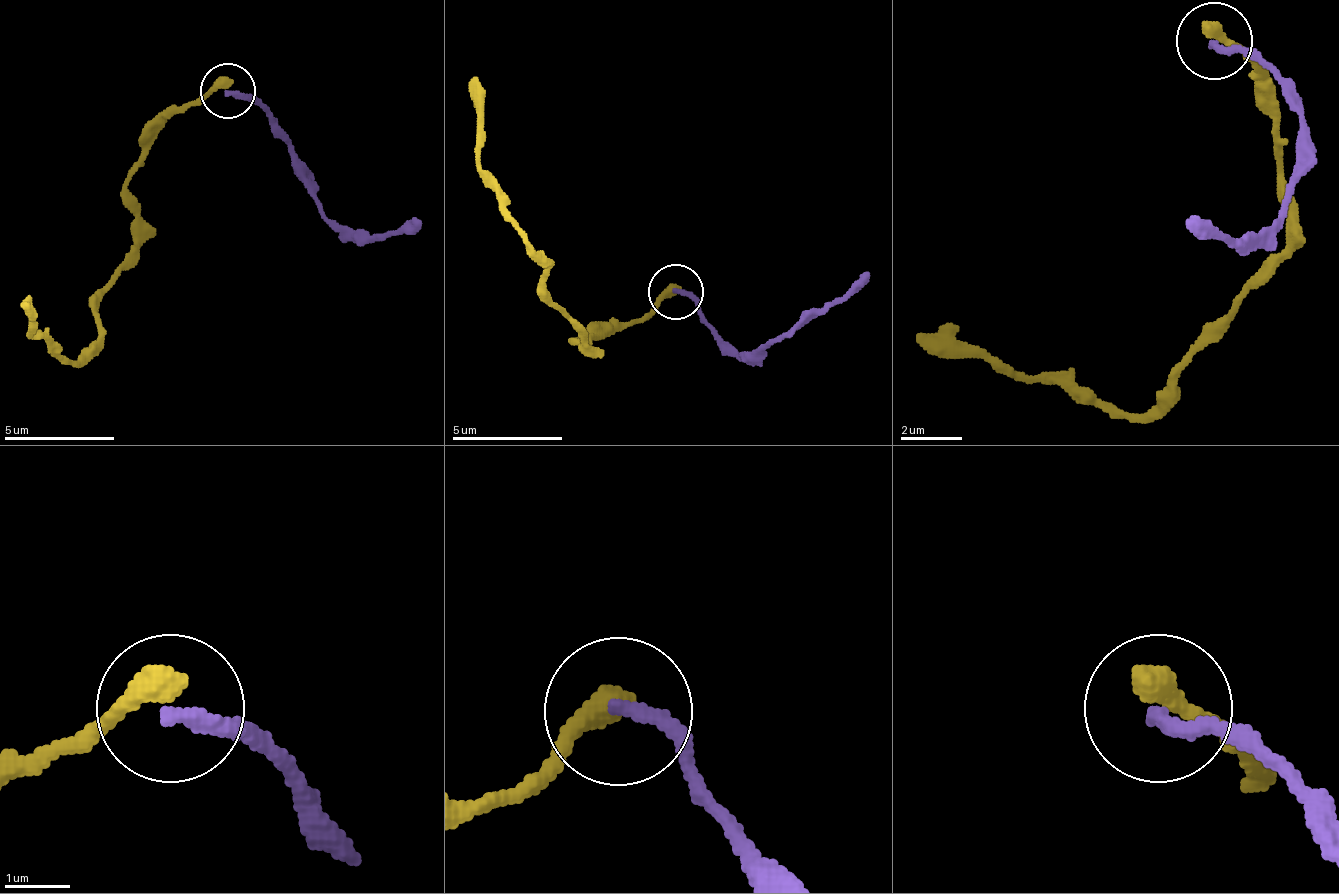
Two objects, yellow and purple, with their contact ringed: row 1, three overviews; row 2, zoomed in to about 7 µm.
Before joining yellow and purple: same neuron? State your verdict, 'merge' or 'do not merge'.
do not merge

